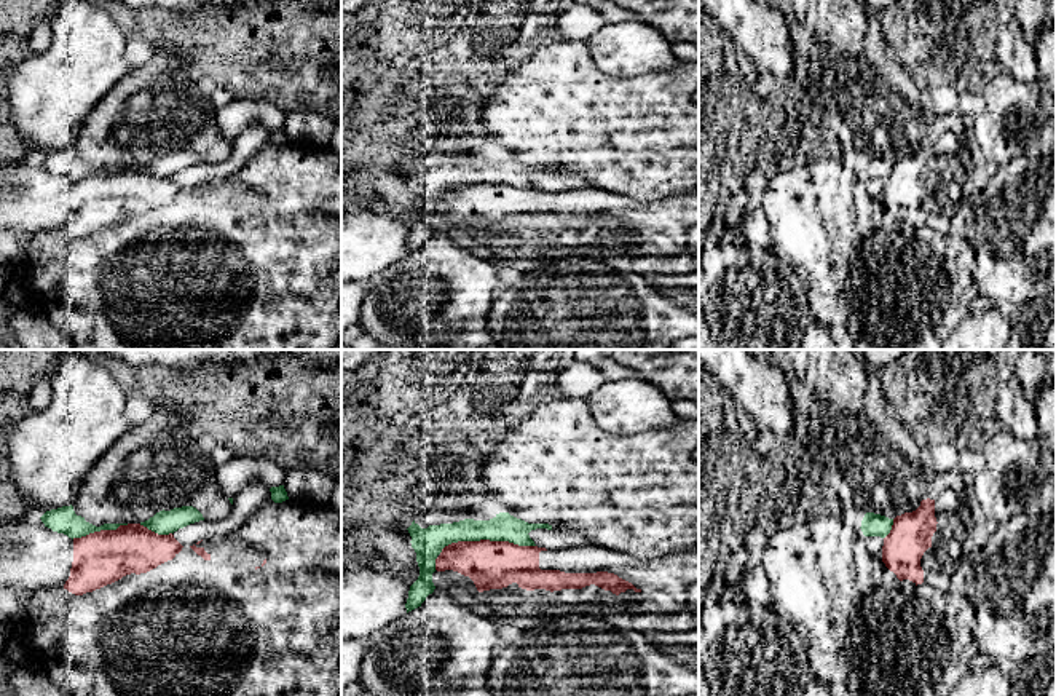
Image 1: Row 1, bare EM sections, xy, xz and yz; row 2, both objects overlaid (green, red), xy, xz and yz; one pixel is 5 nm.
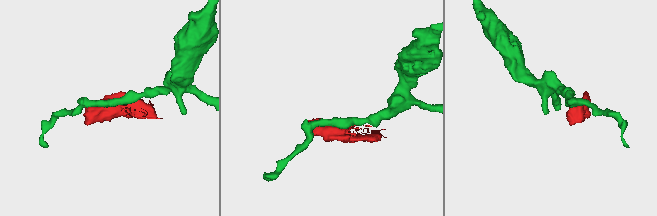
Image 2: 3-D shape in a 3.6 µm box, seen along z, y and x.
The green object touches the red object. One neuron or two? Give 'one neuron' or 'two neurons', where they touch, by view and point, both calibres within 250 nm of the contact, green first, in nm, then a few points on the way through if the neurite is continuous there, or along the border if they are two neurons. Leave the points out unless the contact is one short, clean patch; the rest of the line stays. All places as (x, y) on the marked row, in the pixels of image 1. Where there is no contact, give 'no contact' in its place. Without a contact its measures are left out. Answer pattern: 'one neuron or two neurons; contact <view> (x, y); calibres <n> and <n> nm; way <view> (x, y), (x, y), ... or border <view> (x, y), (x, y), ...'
two neurons; contact xz (487, 538); calibres 140 and 240 nm

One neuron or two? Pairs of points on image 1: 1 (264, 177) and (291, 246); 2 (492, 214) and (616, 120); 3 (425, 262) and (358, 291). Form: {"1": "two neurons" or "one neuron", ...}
{"1": "one neuron", "2": "two neurons", "3": "two neurons"}

